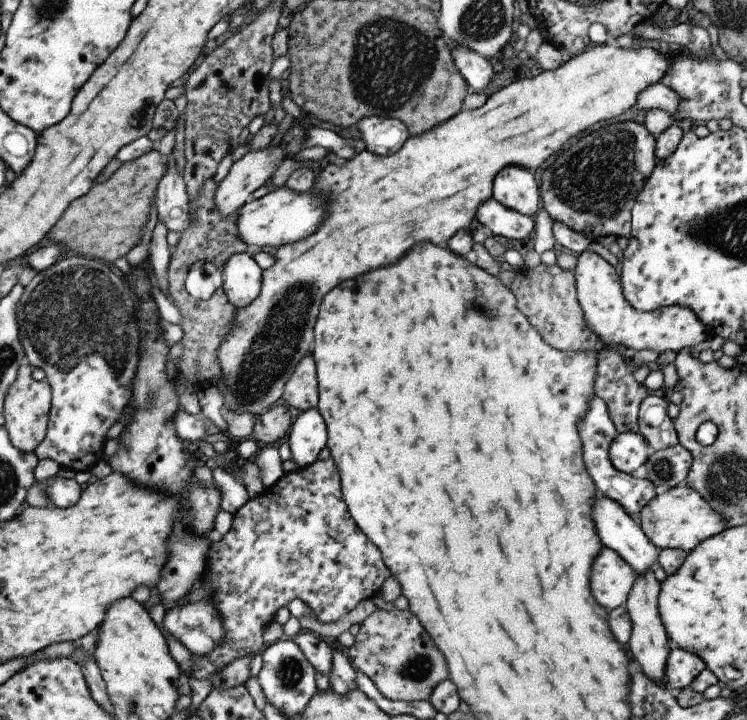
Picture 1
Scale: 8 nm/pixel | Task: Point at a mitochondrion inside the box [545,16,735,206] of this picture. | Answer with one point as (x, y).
(723, 80)

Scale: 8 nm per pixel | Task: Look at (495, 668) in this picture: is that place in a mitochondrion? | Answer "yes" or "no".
no

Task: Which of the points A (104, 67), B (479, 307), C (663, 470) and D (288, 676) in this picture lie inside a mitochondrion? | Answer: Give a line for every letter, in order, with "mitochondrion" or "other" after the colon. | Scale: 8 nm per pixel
A: other
B: mitochondrion
C: mitochondrion
D: mitochondrion

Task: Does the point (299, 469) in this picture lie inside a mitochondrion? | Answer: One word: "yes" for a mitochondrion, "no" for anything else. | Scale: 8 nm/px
no

